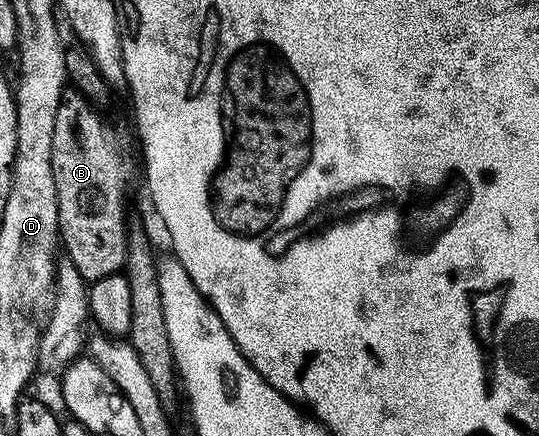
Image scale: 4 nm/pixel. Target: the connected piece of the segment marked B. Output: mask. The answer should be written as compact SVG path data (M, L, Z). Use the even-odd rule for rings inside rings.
M79 93L65 94L58 105L58 117L54 117L54 145L52 168L54 189L58 201L59 242L66 258L78 269L86 281L115 275L124 266L127 253L126 216L124 217L124 190L132 175L132 155L120 135L115 135L104 124L104 119L95 106Z

